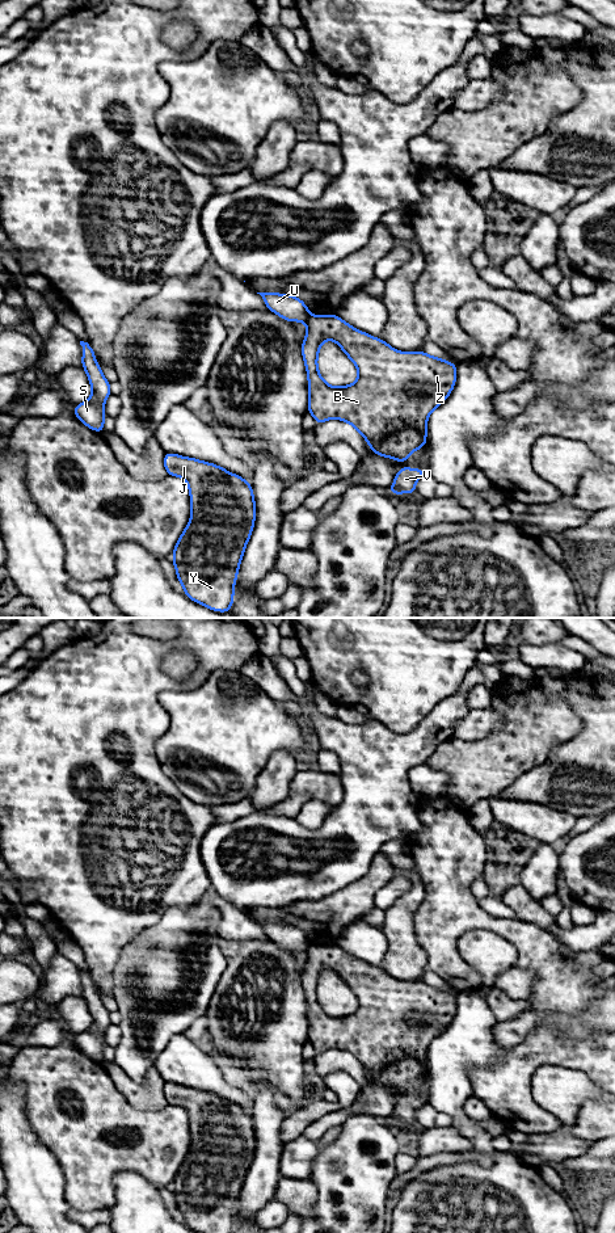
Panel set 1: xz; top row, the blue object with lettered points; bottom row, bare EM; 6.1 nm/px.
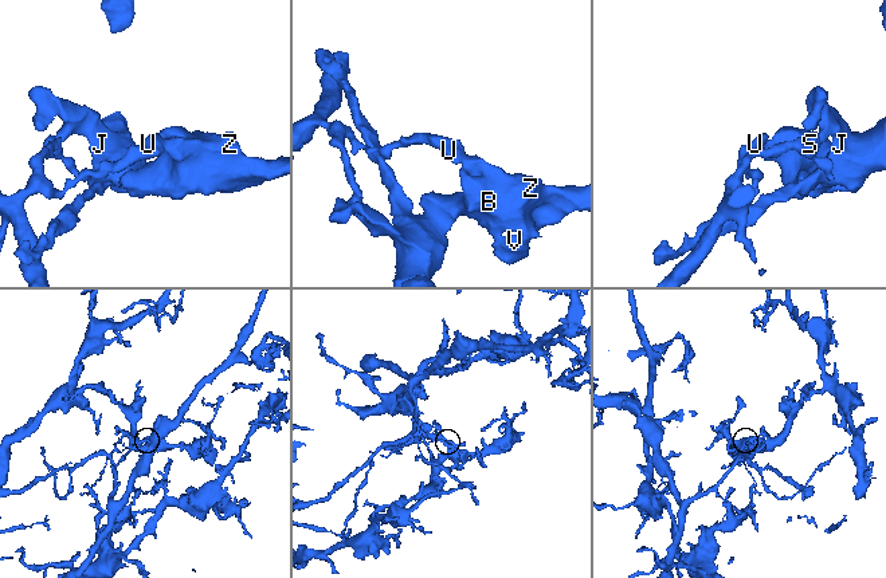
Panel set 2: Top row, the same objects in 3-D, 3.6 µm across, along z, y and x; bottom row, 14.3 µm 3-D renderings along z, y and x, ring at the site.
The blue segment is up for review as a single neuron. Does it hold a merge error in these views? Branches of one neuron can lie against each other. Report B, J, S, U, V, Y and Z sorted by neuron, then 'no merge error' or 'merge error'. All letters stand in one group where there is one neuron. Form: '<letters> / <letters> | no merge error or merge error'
B J V Y Z / S U | merge error

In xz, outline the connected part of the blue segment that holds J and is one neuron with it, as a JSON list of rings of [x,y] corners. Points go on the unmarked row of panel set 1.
[[[164,1082],[164,1097],[168,1104],[185,1108],[190,1122],[190,1150],[172,1181],[184,1223],[198,1233],[232,1233],[240,1191],[256,1148],[252,1115],[216,1094],[172,1082]]]

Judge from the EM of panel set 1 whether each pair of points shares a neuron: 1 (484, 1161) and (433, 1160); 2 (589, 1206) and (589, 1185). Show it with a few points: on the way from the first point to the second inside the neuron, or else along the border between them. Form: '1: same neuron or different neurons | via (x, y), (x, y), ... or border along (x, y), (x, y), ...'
1: same neuron | via (471, 1157), (446, 1158)
2: different neurons | border along (599, 1179), (592, 1192), (582, 1200)

